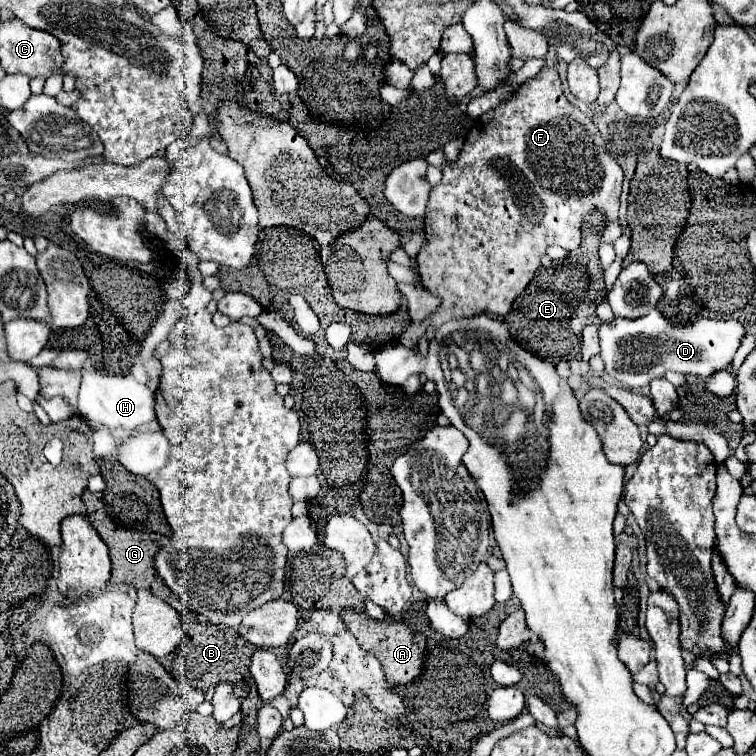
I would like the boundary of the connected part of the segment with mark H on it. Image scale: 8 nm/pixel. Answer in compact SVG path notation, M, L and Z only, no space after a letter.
M83 370L83 382L79 390L79 412L91 422L103 424L107 430L135 430L155 420L155 394L139 384L133 376L103 376L95 370Z

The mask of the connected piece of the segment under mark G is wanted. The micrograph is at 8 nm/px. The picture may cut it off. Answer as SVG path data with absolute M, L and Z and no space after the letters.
M89 490L83 492L83 504L87 508L87 518L89 522L93 524L93 528L97 530L97 534L101 536L101 540L107 544L109 548L109 554L111 554L111 564L113 564L113 570L111 570L111 582L113 584L131 584L135 588L145 588L149 590L151 594L157 596L157 580L159 580L159 596L165 596L165 602L171 604L173 608L177 608L181 614L187 612L183 608L183 602L181 598L177 598L177 594L173 594L173 590L169 590L169 586L165 586L161 582L161 576L157 574L155 570L155 554L159 552L161 548L161 534L155 534L155 532L141 532L141 530L131 530L131 528L123 528L123 526L117 526L107 514L105 514L105 508L103 508L103 502L101 502L101 496L99 494L91 494Z

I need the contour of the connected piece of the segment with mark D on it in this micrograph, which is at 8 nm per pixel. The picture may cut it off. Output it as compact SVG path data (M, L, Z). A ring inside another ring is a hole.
M657 308L635 320L617 316L611 322L601 320L599 324L601 358L605 362L605 370L611 378L631 390L649 386L653 378L665 378L667 370L697 376L713 376L727 370L743 338L745 324L739 320L711 320L699 316L687 324L673 324Z

